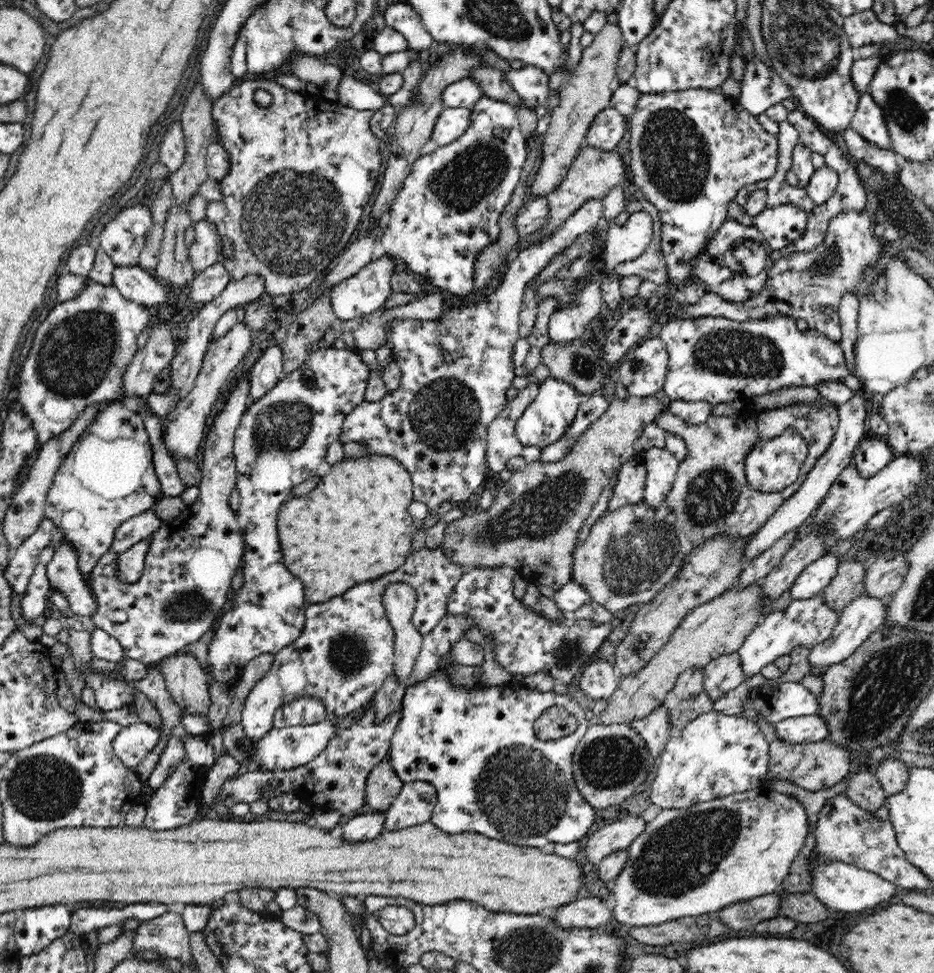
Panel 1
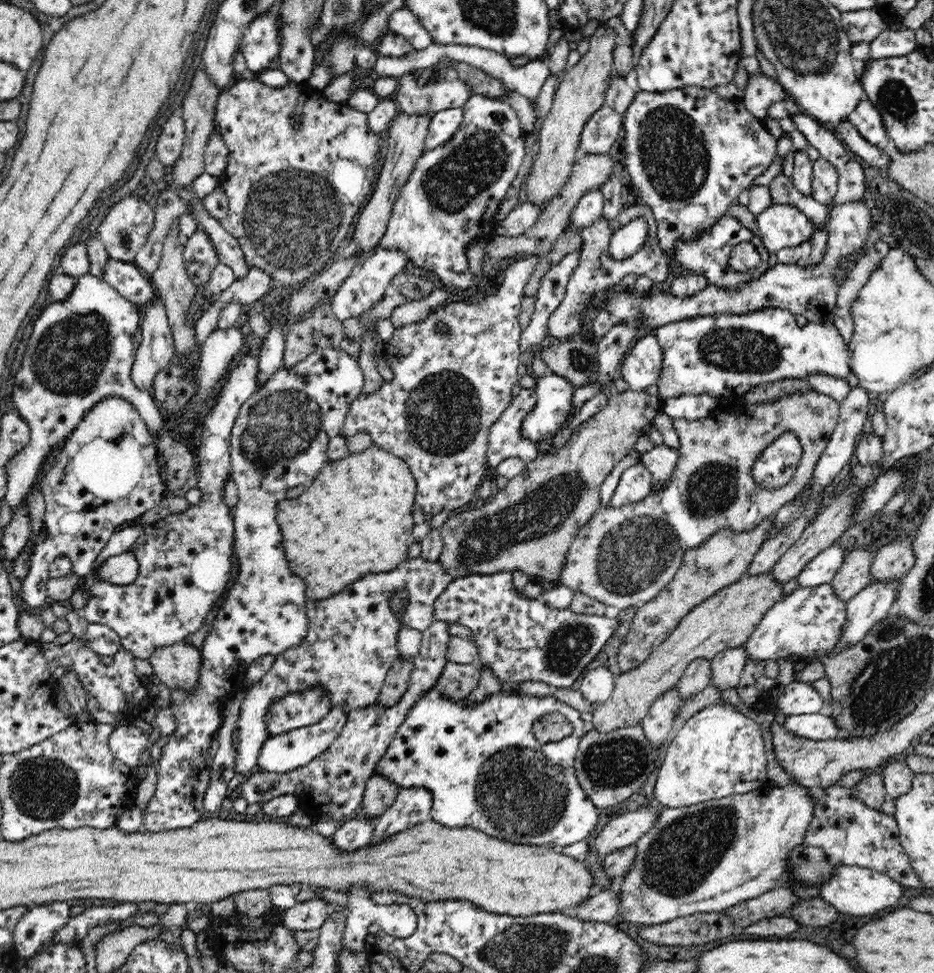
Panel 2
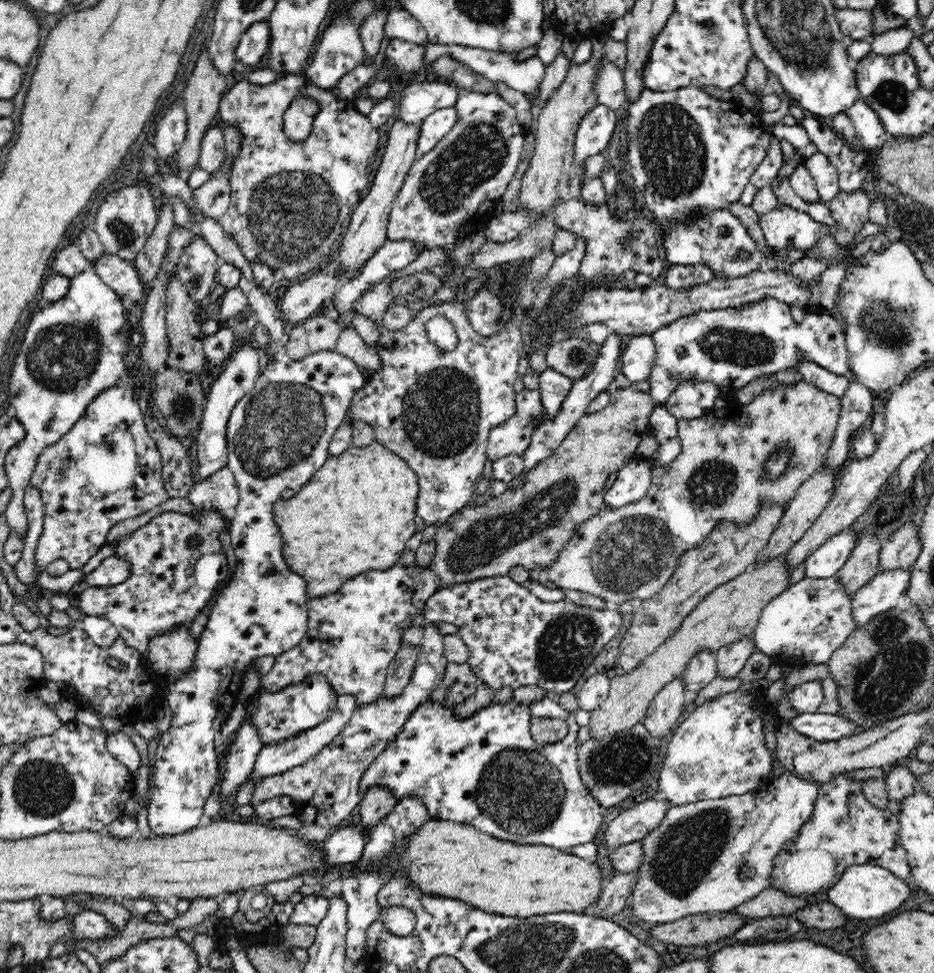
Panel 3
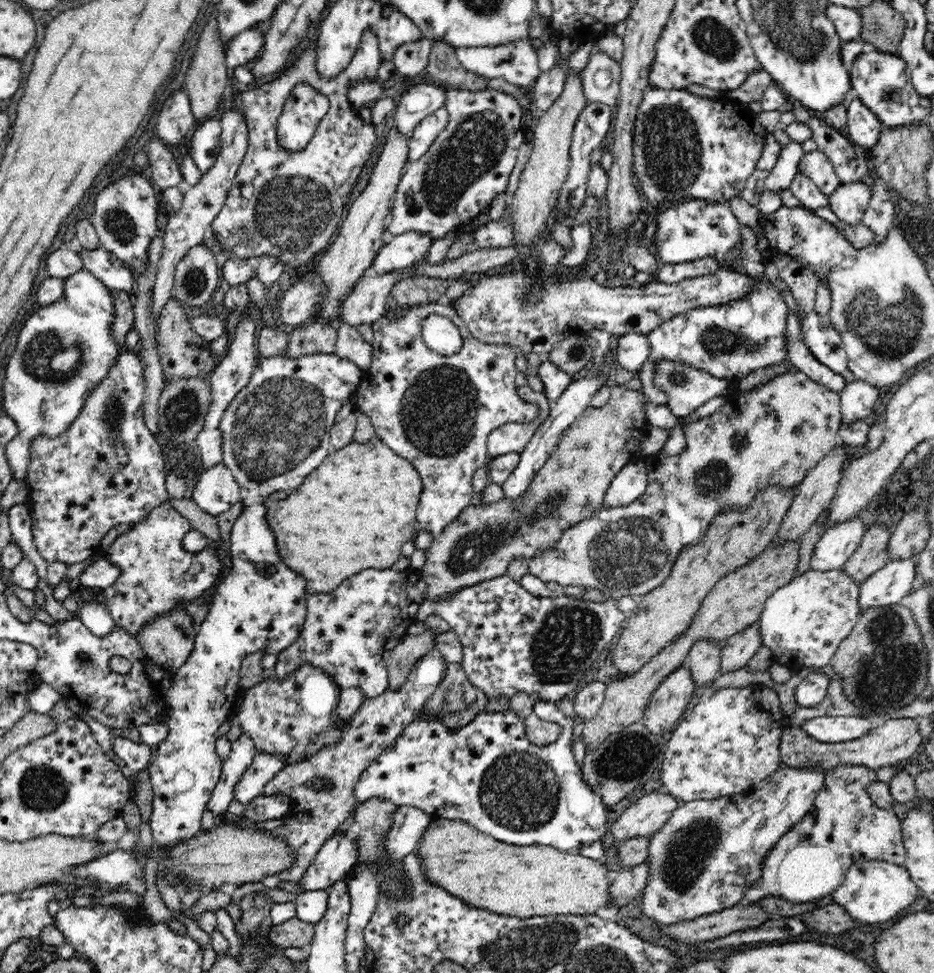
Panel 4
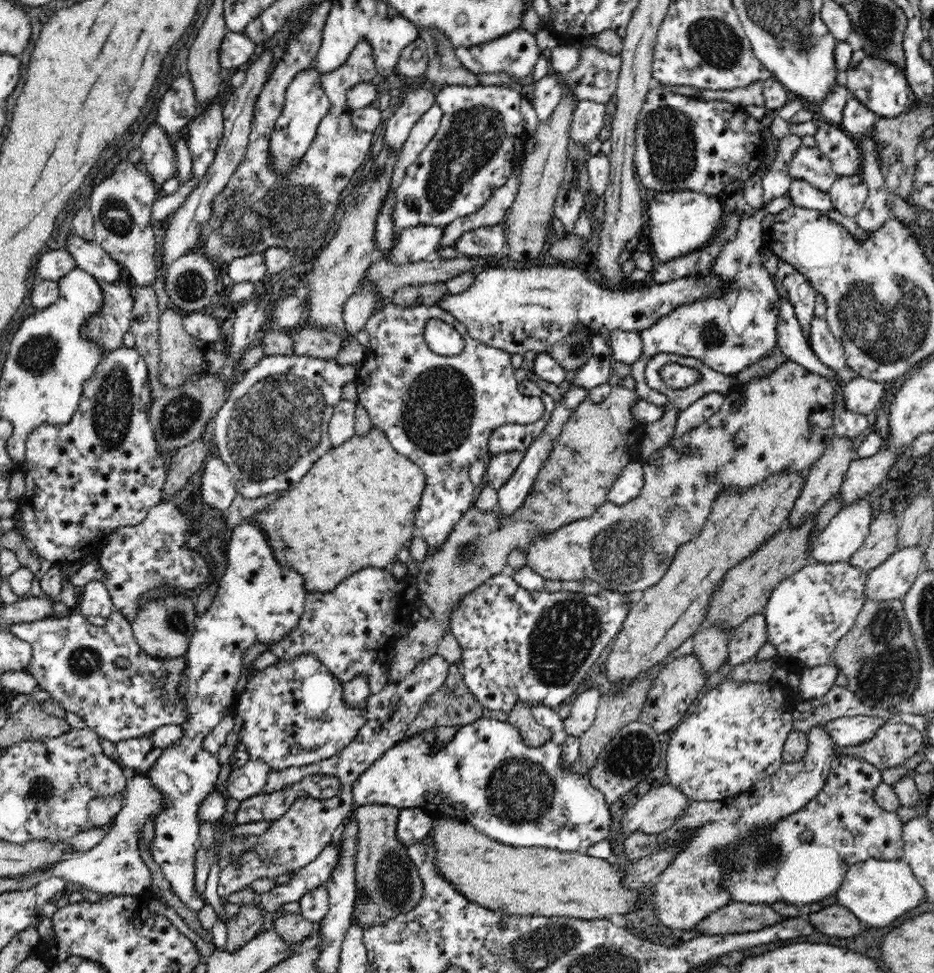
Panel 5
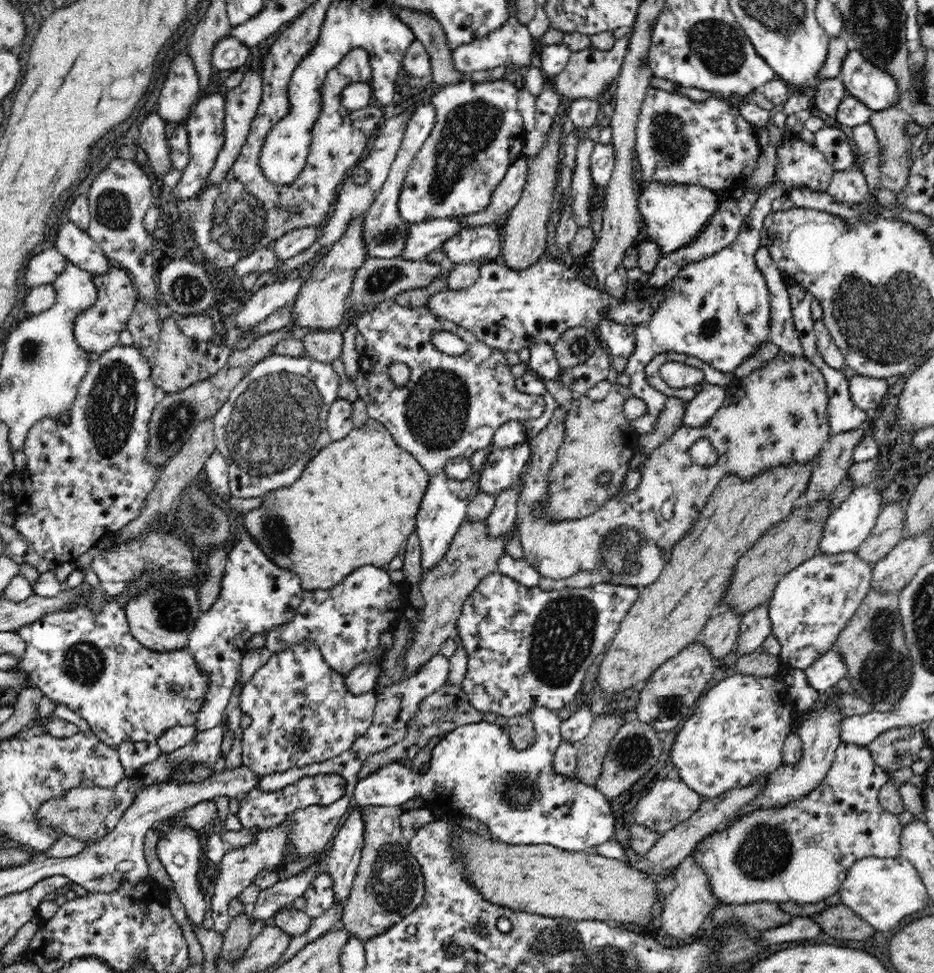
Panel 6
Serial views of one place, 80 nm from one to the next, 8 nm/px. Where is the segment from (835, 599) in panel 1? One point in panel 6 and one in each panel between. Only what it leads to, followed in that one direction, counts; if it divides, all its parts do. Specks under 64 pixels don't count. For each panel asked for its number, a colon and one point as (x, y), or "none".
2: (853, 576)
3: (862, 565)
4: (871, 555)
5: (880, 543)
6: (889, 529)

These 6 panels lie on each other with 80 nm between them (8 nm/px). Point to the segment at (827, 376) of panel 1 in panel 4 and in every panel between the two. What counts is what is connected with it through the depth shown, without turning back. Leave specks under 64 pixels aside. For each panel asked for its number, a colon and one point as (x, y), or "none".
2: (723, 355)
3: (728, 348)
4: (729, 342)

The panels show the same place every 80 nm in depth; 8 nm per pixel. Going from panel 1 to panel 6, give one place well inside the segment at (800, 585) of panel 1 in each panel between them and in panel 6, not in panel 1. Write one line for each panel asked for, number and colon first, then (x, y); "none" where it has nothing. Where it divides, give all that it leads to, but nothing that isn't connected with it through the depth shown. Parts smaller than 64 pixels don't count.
2: (820, 570)
3: (826, 561)
4: (835, 546)
5: (842, 537)
6: (847, 527)

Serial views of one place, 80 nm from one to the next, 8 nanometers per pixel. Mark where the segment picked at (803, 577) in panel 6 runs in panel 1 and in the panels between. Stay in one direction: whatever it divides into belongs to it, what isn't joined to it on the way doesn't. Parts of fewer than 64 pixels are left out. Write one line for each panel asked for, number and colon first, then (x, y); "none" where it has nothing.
1: (806, 622)
2: (808, 622)
3: (810, 620)
4: (804, 622)
5: (806, 615)

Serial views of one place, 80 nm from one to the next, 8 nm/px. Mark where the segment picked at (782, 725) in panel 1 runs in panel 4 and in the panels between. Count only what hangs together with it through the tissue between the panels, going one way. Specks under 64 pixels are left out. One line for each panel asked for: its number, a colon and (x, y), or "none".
2: (820, 726)
3: (820, 726)
4: (831, 729)

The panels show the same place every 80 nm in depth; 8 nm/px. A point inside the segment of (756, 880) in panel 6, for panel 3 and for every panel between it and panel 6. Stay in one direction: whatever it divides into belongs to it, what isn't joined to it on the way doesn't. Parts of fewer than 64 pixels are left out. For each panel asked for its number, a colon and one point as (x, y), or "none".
3: (845, 829)
4: (844, 827)
5: (805, 857)

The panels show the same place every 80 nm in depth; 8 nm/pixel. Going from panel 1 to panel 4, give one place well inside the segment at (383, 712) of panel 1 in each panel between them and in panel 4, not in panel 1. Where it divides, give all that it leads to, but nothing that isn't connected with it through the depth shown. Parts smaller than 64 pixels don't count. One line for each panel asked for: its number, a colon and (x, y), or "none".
2: (397, 680)
3: (399, 674)
4: (409, 651)

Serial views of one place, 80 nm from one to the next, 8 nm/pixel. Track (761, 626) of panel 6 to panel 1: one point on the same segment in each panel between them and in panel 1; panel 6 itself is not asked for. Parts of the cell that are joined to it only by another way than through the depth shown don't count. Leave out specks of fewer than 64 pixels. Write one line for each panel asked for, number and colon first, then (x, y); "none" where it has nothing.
1: (720, 676)
2: (727, 667)
3: (731, 659)
4: (736, 651)
5: (744, 643)

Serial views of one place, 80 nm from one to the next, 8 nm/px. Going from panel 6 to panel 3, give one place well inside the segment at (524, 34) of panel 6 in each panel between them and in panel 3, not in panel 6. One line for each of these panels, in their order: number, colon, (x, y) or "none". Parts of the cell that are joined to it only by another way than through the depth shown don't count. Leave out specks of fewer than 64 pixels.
3: (526, 76)
4: (517, 63)
5: (516, 53)

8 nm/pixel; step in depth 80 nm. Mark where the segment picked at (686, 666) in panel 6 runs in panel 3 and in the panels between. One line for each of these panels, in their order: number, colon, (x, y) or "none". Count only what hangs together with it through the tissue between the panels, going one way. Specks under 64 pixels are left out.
3: (665, 709)
4: (669, 702)
5: (677, 686)

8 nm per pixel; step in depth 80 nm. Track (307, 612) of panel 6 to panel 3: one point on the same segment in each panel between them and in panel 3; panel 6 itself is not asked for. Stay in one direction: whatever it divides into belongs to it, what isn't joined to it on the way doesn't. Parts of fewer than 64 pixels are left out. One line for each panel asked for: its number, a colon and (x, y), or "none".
3: (354, 634)
4: (350, 633)
5: (351, 631)

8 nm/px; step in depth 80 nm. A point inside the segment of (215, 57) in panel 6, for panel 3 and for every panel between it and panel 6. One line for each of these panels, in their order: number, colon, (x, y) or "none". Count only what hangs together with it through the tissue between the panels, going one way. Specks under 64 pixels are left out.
3: (255, 42)
4: (246, 46)
5: (236, 49)

